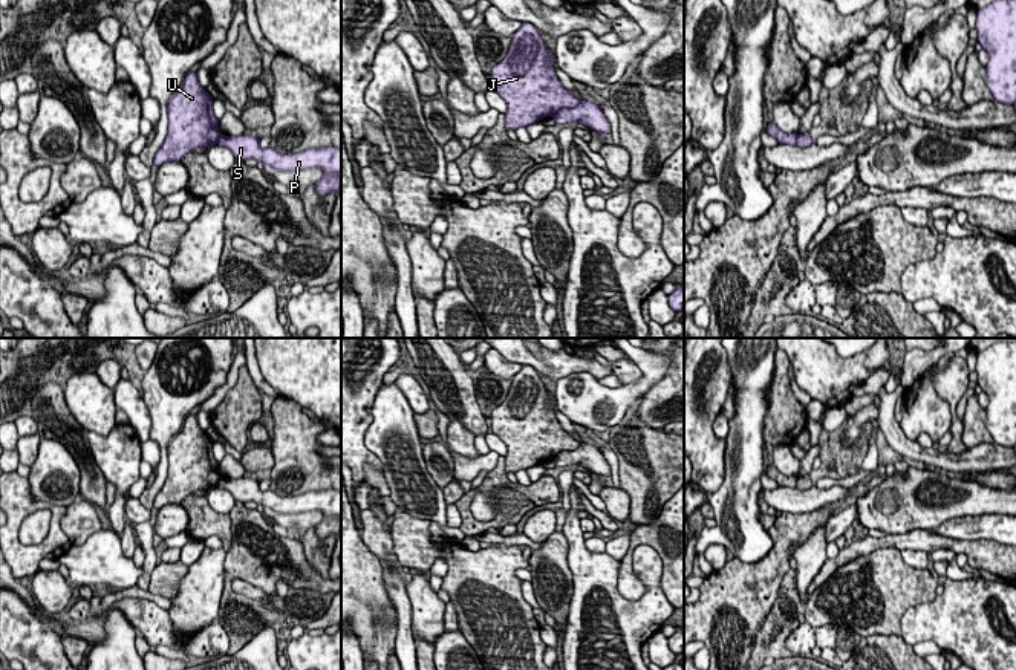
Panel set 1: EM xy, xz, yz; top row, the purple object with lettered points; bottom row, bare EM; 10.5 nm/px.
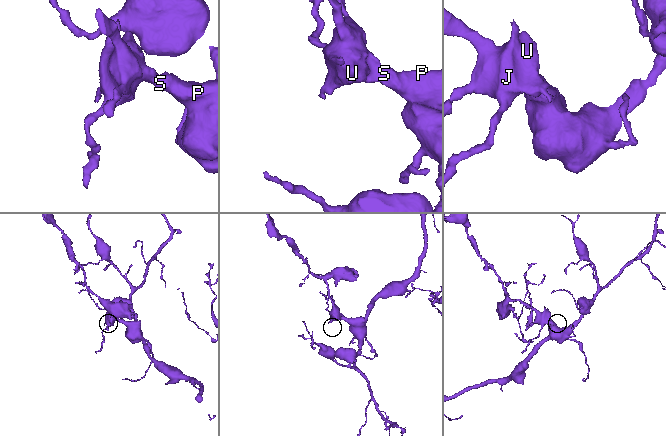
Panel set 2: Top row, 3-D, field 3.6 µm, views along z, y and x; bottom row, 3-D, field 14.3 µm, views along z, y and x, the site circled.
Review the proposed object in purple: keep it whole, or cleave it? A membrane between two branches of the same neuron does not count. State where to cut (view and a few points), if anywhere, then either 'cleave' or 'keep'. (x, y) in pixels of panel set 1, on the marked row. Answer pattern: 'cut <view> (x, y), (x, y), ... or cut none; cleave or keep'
cut xz (580, 100), (576, 106), (562, 107), (553, 113); cleave

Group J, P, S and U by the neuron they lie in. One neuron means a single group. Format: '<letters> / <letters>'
J U / P S

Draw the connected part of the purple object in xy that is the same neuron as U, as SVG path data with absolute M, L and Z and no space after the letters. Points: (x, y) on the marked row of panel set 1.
M188 72L179 90L170 98L167 115L168 130L155 154L156 167L170 161L181 162L196 148L208 150L223 136L213 112L213 98L199 84L196 72Z

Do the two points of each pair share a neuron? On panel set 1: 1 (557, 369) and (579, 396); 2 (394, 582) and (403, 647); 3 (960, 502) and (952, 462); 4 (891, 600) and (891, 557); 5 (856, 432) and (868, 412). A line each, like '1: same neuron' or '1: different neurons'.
1: different neurons
2: same neuron
3: different neurons
4: same neuron
5: same neuron

